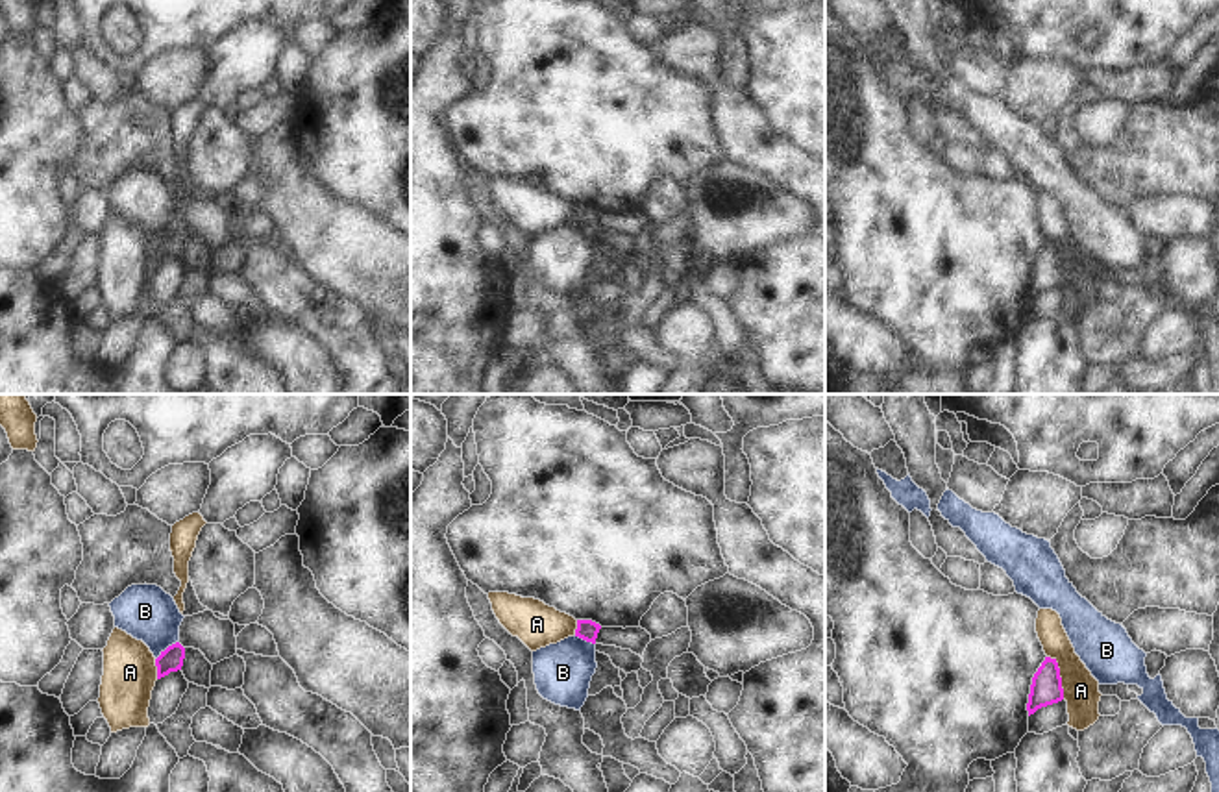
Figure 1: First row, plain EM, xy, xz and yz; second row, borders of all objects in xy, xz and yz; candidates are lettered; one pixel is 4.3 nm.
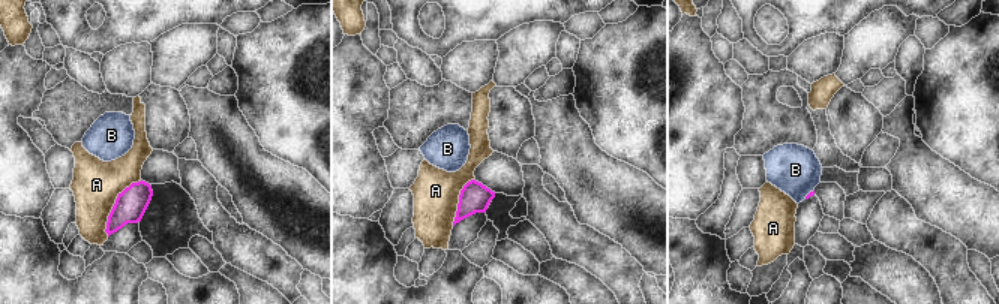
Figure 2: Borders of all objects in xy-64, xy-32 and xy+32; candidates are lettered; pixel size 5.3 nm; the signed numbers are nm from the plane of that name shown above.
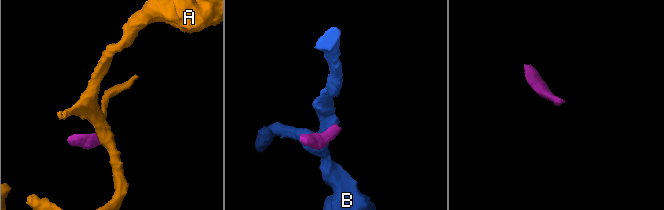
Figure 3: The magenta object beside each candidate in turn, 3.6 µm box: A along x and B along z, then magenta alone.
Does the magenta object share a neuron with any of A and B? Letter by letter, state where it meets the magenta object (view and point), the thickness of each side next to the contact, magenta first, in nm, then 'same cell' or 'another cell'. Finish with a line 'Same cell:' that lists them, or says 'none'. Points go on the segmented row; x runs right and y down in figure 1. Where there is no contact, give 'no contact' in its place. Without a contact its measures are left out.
A: meets magenta in yz at (1058, 676); 140 nm thick on the magenta side, 160 nm on the other; another cell
B: meets magenta in xy at (167, 648); 100 nm thick on the magenta side, 240 nm on the other; another cell
Same cell: none

